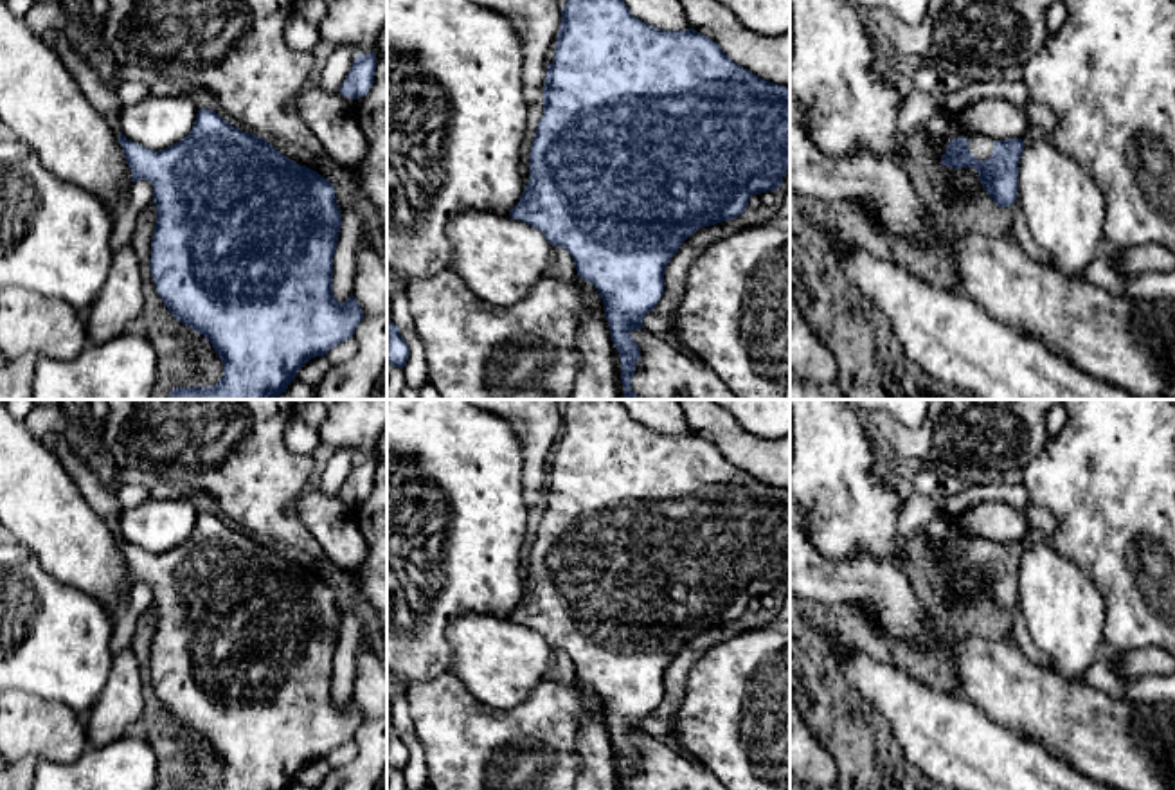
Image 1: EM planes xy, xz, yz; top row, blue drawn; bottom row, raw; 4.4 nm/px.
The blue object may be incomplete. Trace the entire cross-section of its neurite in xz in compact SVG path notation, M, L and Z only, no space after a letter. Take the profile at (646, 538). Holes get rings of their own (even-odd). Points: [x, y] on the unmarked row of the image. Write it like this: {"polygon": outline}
{"polygon": "M567 399L567 407L561 412L554 462L547 468L542 504L543 518L529 556L529 587L520 605L509 614L509 619L538 632L552 650L565 651L576 666L578 680L597 691L605 707L610 740L621 761L623 790L632 790L641 750L630 736L644 731L644 718L664 698L666 669L680 648L702 630L736 623L747 614L752 597L776 594L781 590L783 579L790 574L790 491L758 480L732 464L718 446L695 432L660 434L641 425L619 399Z"}

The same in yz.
{"polygon": "M975 536L950 543L941 567L954 572L973 570L990 601L999 610L1009 610L1017 605L1022 552L1022 542L995 543Z"}

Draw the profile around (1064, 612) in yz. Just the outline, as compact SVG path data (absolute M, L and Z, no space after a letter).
M1027 538L1018 567L1017 605L1035 646L1051 660L1051 671L1067 682L1080 677L1107 651L1105 599L1089 572L1062 554L1049 538Z

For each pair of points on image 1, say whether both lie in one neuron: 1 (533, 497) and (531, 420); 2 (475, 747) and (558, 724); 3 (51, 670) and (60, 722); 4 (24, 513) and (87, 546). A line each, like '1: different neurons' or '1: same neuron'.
1: same neuron
2: same neuron
3: different neurons
4: same neuron

